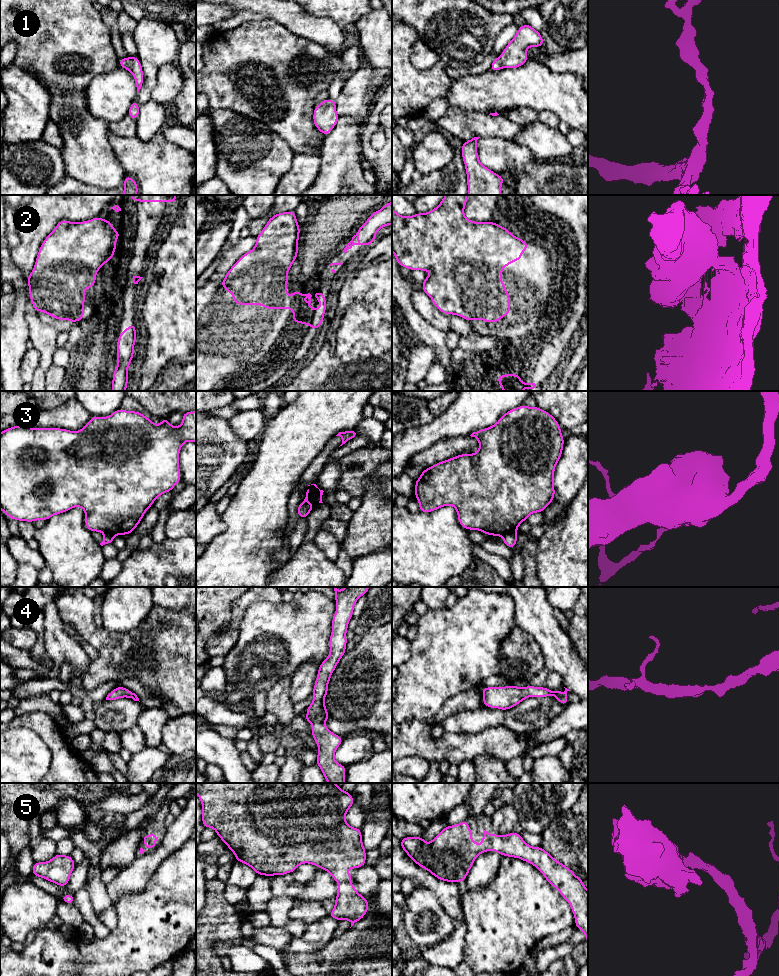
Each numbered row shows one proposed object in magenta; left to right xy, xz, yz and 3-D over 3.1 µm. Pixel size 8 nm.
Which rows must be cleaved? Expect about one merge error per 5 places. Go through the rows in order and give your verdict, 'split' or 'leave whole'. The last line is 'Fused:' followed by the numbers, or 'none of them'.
1: leave whole
2: split
3: split
4: leave whole
5: leave whole
Fused: 2, 3

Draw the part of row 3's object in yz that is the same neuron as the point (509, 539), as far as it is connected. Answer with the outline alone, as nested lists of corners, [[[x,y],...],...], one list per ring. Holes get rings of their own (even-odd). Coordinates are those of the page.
[[[517,531],[506,533],[502,536],[503,543],[510,549],[513,549],[517,543]]]

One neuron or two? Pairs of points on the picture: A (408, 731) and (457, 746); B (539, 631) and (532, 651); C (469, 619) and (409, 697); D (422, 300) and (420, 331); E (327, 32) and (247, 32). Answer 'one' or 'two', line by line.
A: one
B: two
C: one
D: two
E: two

